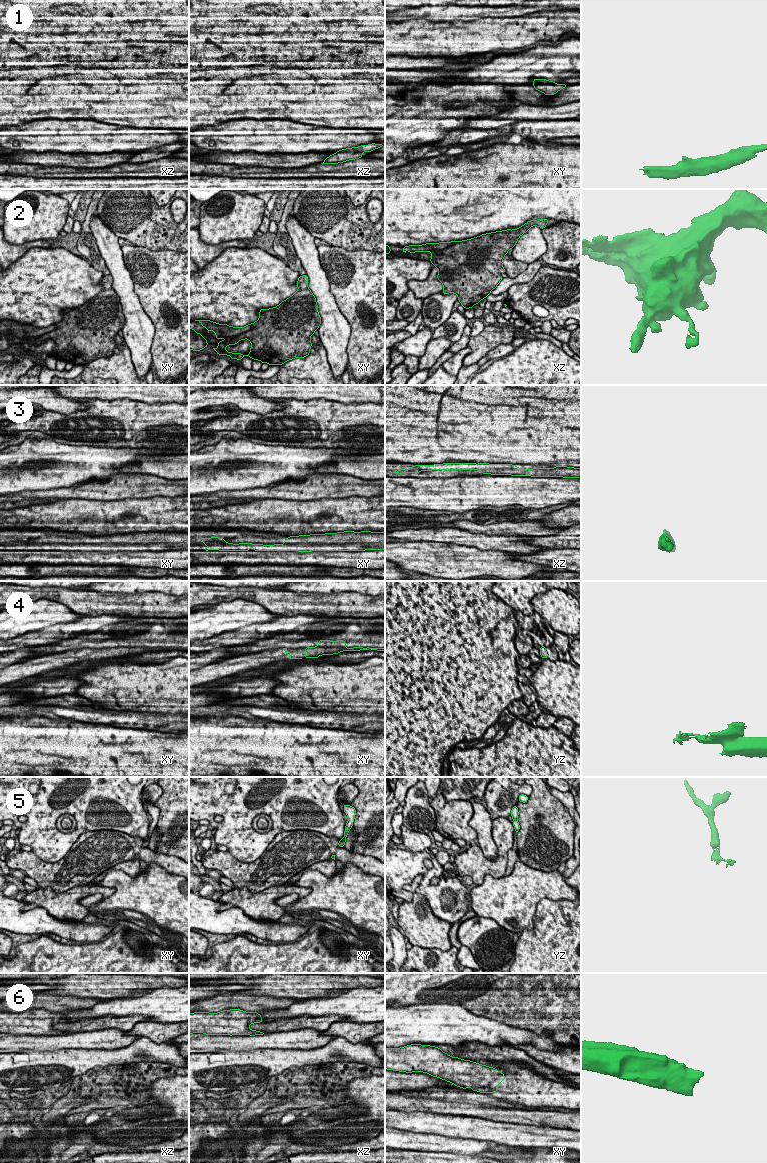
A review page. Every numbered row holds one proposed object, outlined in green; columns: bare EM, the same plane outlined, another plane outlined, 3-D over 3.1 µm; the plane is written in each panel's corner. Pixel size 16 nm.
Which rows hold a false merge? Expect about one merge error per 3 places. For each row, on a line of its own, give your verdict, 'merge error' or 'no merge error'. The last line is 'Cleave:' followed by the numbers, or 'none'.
1: no merge error
2: no merge error
3: no merge error
4: merge error
5: no merge error
6: no merge error
Cleave: 4

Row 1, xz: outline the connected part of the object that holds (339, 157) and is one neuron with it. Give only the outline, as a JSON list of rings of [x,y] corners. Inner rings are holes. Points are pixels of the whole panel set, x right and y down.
[[[372,143],[369,145],[361,145],[359,147],[342,149],[327,157],[321,164],[338,164],[349,160],[359,159],[363,157],[363,152],[371,152],[382,146],[382,144]]]

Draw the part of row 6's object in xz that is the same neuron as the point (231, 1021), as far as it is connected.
[[[230,1009],[230,1010],[223,1010],[217,1013],[209,1013],[209,1012],[194,1012],[189,1013],[189,1034],[193,1033],[204,1033],[206,1035],[263,1035],[263,1032],[251,1030],[249,1026],[253,1023],[261,1023],[262,1016],[257,1012],[246,1012],[240,1009]]]

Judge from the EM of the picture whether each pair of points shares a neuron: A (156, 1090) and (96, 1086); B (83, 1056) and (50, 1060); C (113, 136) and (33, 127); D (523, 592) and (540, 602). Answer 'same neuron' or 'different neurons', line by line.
A: different neurons
B: same neuron
C: same neuron
D: different neurons

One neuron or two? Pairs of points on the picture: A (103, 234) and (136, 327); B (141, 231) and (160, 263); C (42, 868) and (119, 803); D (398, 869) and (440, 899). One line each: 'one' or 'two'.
A: one
B: two
C: two
D: one

